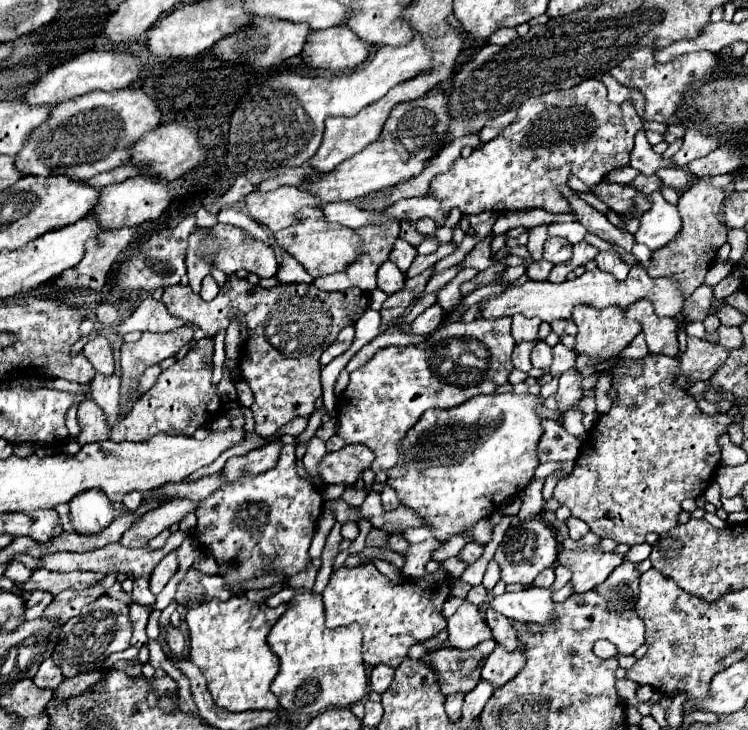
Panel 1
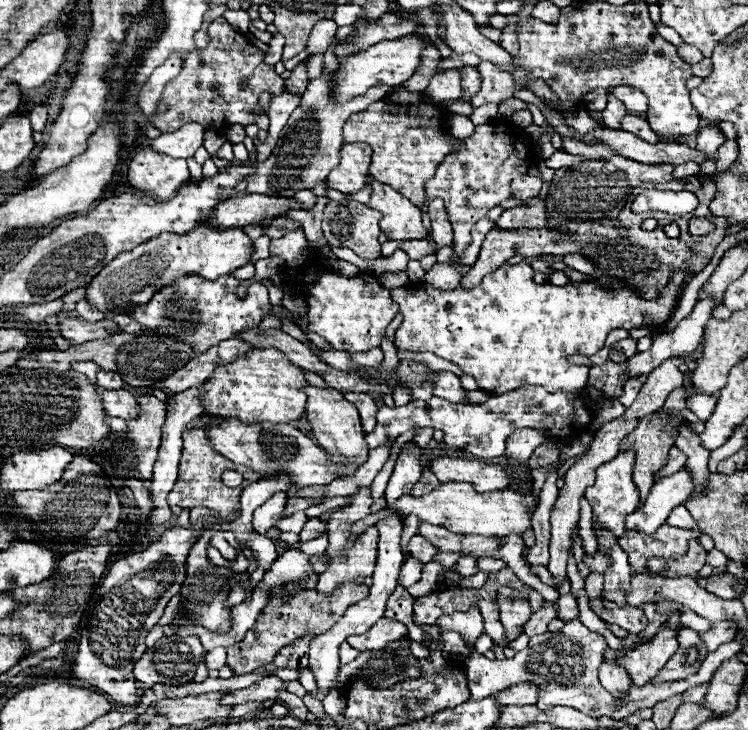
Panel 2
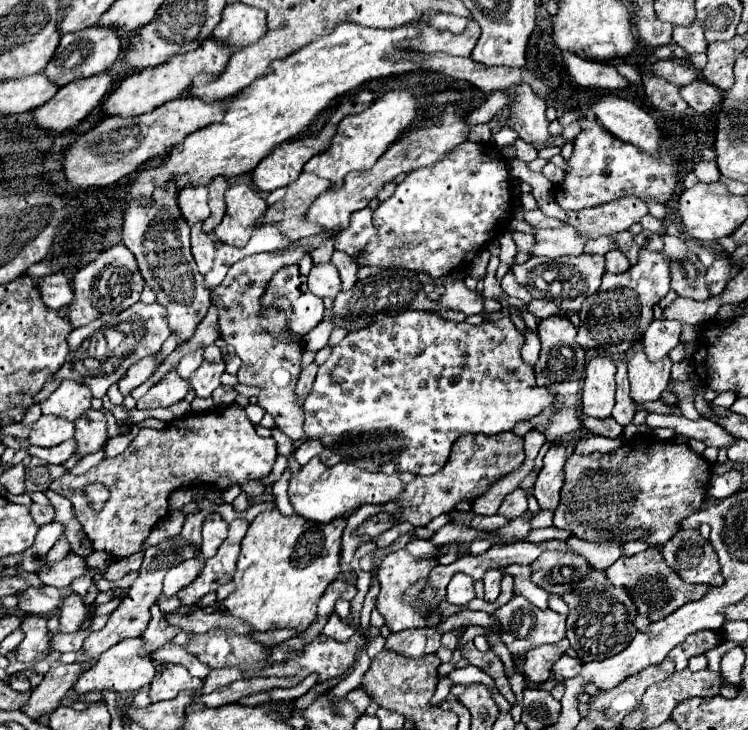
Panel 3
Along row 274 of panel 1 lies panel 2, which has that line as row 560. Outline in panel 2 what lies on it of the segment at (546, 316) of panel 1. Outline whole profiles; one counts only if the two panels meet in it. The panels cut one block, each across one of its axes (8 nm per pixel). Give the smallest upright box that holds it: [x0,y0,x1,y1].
[582,524,700,576]

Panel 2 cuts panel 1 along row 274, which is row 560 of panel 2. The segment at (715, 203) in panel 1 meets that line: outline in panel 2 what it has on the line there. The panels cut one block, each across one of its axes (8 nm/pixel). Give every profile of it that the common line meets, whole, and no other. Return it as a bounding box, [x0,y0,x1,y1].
[650,542,706,576]

